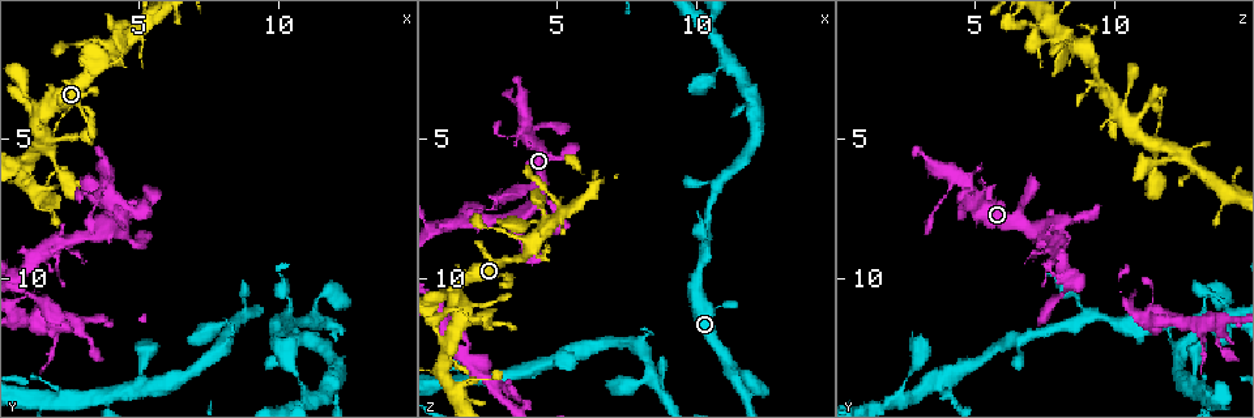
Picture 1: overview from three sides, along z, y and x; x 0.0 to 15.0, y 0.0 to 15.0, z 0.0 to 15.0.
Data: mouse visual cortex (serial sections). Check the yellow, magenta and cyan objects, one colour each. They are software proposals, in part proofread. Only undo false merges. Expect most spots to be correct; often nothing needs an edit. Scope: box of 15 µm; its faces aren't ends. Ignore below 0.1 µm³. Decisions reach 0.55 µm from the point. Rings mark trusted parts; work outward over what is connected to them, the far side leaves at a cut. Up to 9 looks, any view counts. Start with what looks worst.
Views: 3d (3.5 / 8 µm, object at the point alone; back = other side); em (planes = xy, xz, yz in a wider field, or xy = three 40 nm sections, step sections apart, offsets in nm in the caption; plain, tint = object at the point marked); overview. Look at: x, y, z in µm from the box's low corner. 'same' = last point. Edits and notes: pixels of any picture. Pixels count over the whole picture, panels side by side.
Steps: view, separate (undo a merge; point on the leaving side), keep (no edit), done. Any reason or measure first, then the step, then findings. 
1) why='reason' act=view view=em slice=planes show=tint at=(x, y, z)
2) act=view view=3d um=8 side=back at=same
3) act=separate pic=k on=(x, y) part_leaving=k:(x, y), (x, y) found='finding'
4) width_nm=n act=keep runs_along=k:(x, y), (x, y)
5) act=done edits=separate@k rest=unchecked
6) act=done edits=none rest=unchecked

why='abrupt turn' act=view view=3d um=3.5 at=(3.2, 1.6, 8.3)

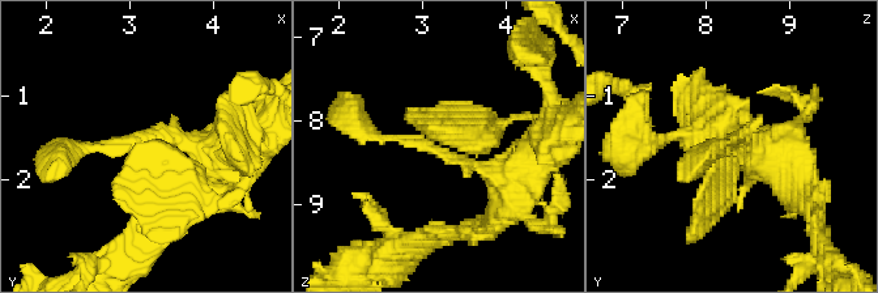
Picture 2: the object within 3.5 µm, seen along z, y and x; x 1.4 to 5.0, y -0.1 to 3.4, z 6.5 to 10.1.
act=view view=em slice=xy step=1 show=tint at=(3.25, 1.55, 8.40)

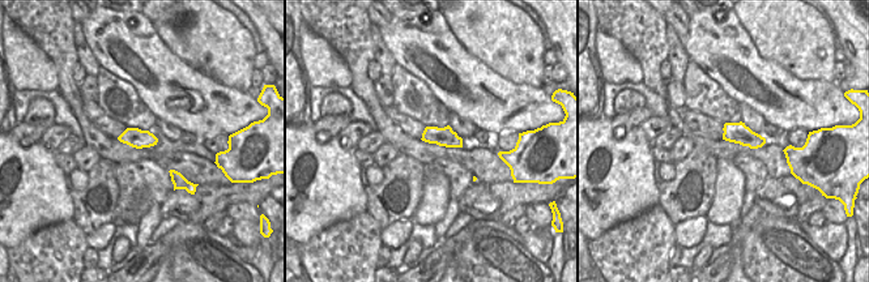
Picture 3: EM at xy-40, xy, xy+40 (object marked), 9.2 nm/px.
why='another direction' act=view view=em slice=planes show=tint at=same

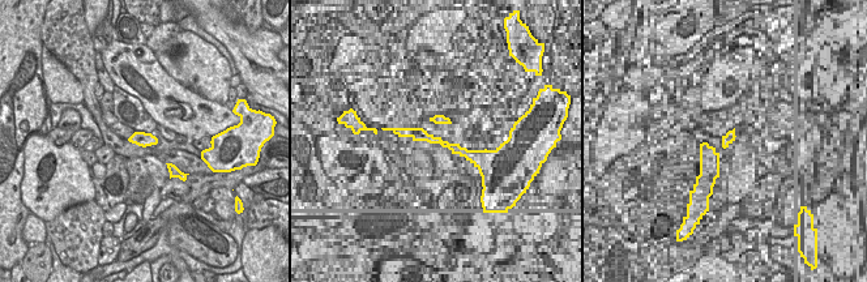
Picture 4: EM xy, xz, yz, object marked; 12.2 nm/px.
act=keep runs_along=2:(771, 155), (741, 135), (711, 207) found='all the same cell'

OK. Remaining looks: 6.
why='four arms meet' act=view view=3d um=3.5 at=(4.2, 8.4, 7.3)

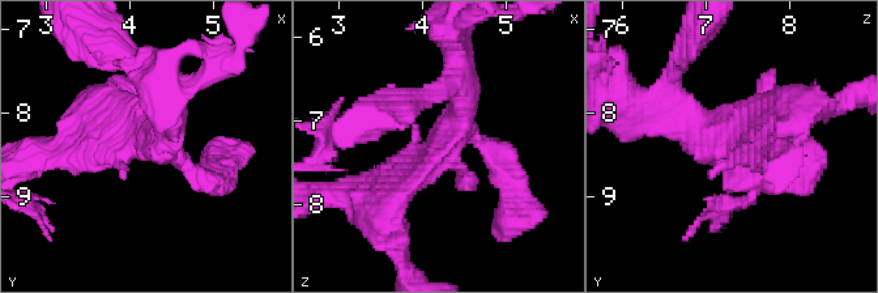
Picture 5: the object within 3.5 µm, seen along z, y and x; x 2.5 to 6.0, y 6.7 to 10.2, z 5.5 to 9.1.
why='need the tissue' act=view view=em slice=xy step=5 show=tint at=(4.20, 8.30, 7.30)

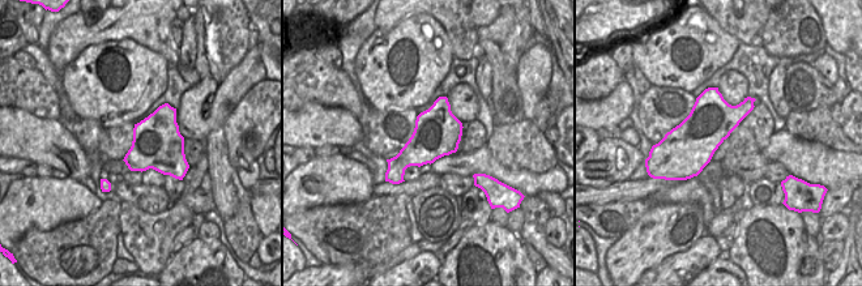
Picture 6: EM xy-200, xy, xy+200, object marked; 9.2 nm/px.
act=keep runs_along=5:(459, 72), (443, 147), (366, 192) found='all the same cell'

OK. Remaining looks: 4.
why='a fork' act=view view=3d um=8 side=back at=(1.3, 5.4, 12.3)

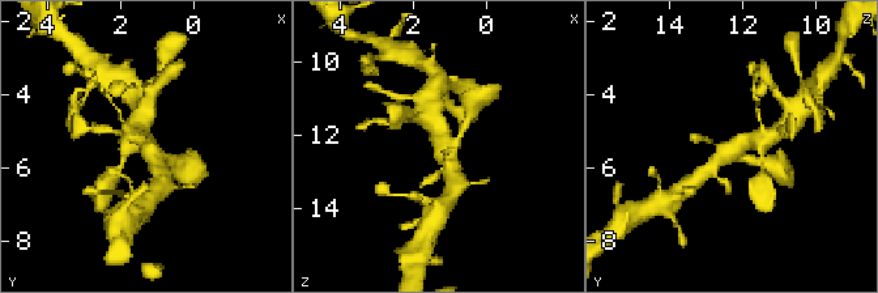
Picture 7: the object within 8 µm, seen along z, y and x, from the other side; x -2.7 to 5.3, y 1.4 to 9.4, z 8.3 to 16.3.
act=view view=em slice=xy step=3 show=tint at=(1.3, 5.5, 12.3)

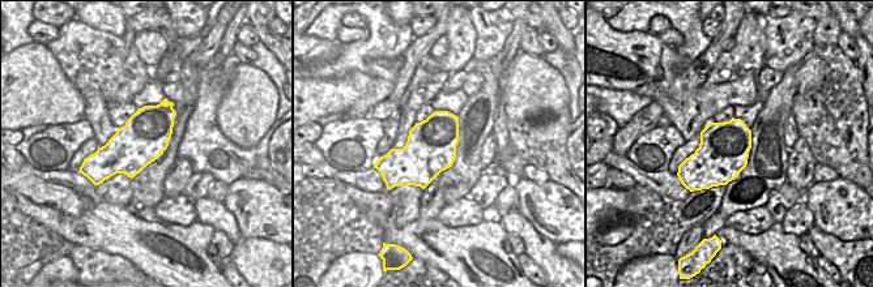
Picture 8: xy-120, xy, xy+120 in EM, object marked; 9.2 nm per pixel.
act=keep found='continuous, no second cell'

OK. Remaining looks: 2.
why='three-way junction' act=view view=3d um=3.5 at=(11.2, 11.5, 13.1)

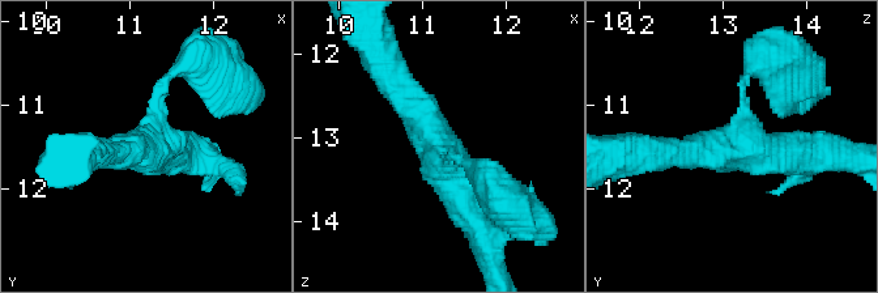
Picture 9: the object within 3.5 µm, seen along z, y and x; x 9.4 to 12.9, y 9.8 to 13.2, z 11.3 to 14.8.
act=view view=em slice=xy step=3 show=tint at=(11.25, 11.55, 13.25)

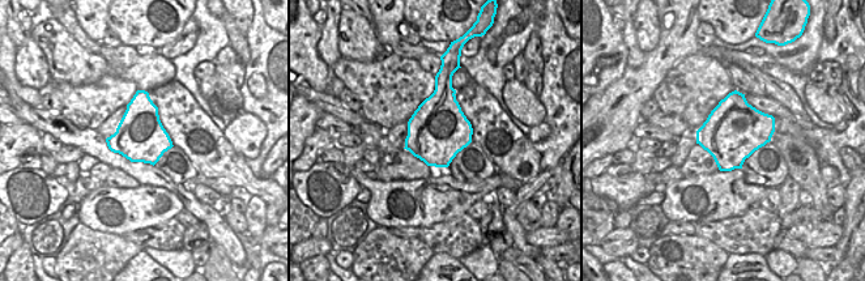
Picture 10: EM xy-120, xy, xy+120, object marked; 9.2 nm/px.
arms=3 arm_widths_nm=100,350,400 act=keep runs_along=9:(102, 153), (150, 149), (158, 89), (179, 69) found='continuous, no second cell'

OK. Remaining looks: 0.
act=done edits=none rest=unchecked

